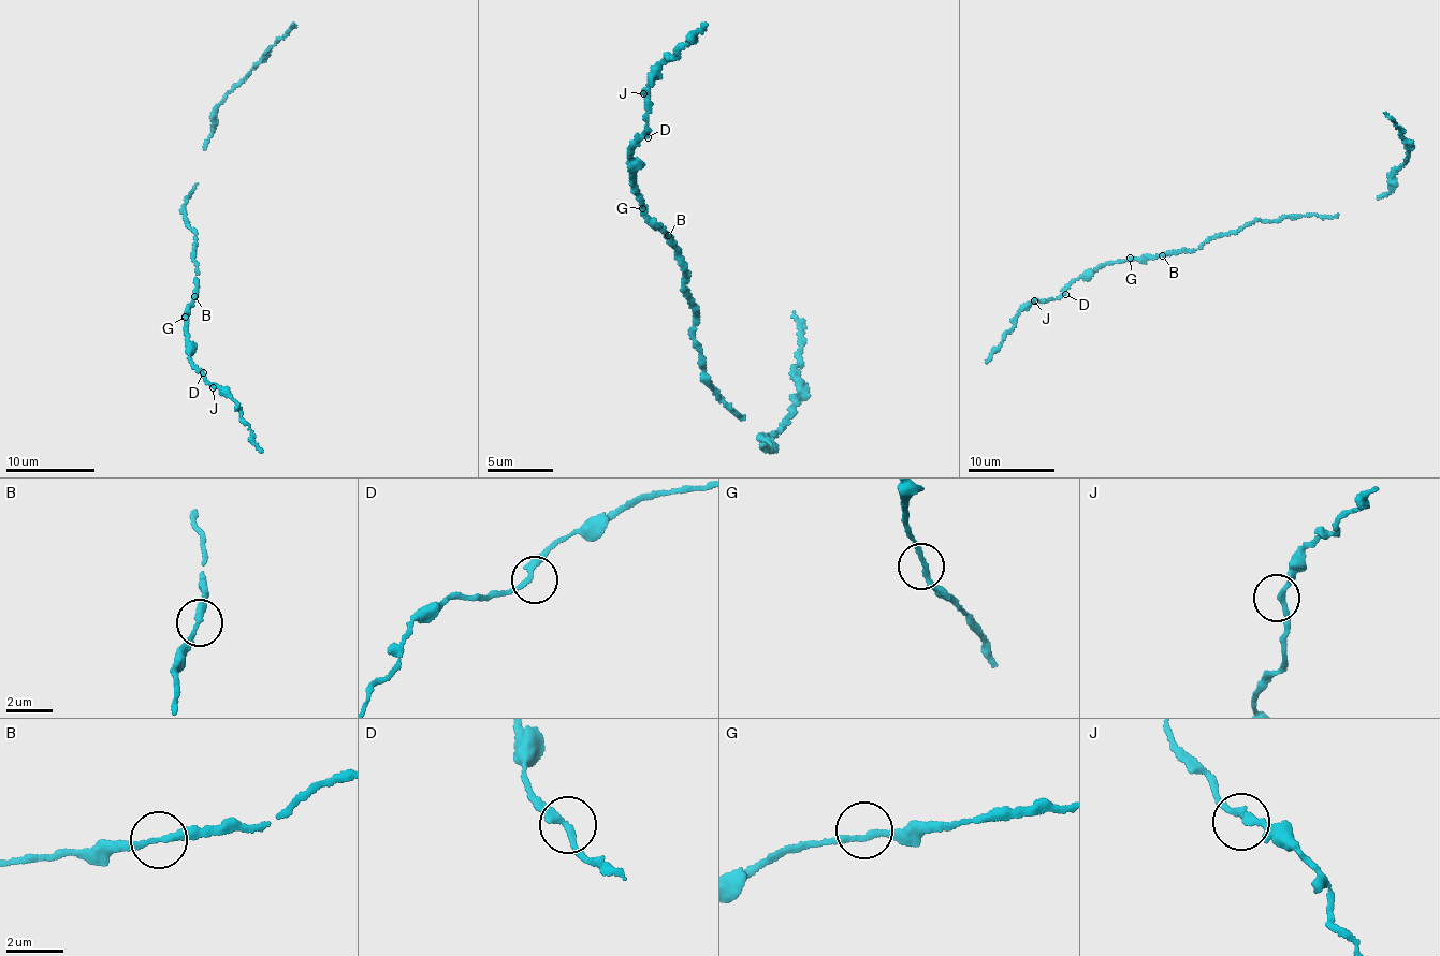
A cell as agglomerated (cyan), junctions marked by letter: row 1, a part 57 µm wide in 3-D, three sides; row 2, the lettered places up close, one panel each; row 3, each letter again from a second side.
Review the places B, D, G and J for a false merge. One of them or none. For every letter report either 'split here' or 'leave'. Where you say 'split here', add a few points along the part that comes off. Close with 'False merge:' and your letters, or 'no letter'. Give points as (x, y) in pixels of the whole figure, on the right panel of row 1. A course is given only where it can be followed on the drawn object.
B: leave
D: leave
G: leave
J: leave
False merge: no letter

